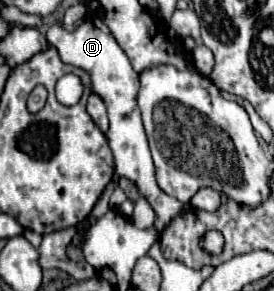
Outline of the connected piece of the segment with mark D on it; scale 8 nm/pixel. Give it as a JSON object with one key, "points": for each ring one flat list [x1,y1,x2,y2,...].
{"points":[[88,18,72,32,66,32,60,24,56,24,48,30,46,38,48,38,50,46,54,46,58,50,62,62,78,66,78,68,82,68,90,74,94,94,98,94,106,102,106,108,108,108,110,128,106,132,106,138,108,138,108,144,112,148,112,154,114,154,116,174,126,176,128,180,132,180,138,186,140,194,148,198,148,202,152,204,152,208,156,212,154,226,156,226,158,232,162,232,170,224,170,220,174,216,178,216,188,206,178,202,176,198,164,194,156,184,154,164,152,164,152,156,150,156,150,150,148,150,148,140,146,140,146,134,144,134,140,108,136,104,140,78,134,72,128,56,118,46,118,42,110,34,108,26,100,18]]}

